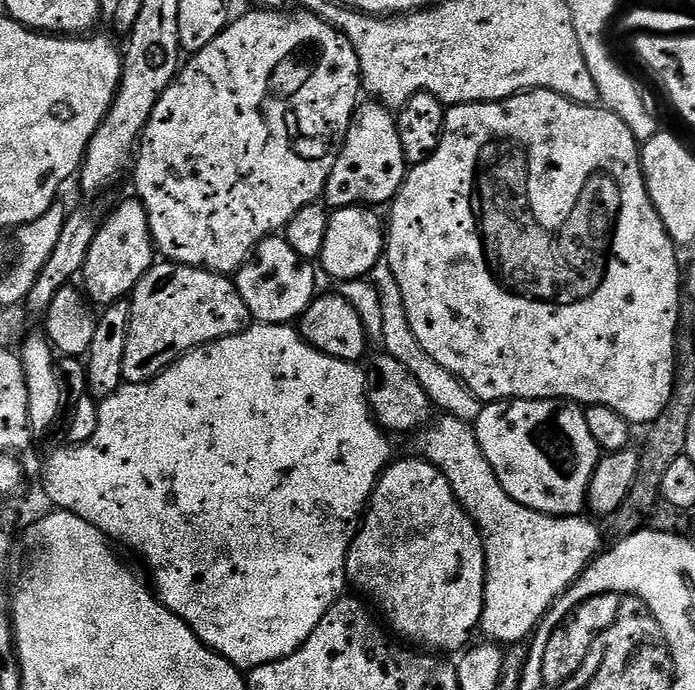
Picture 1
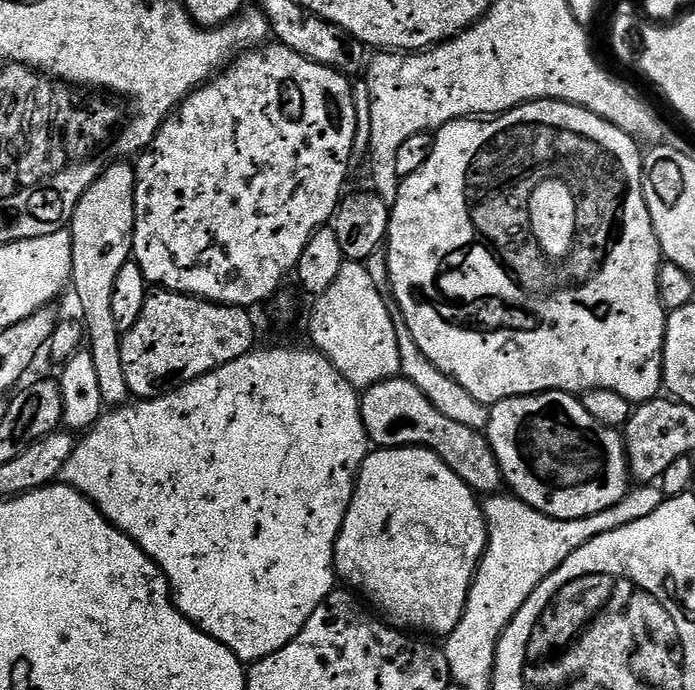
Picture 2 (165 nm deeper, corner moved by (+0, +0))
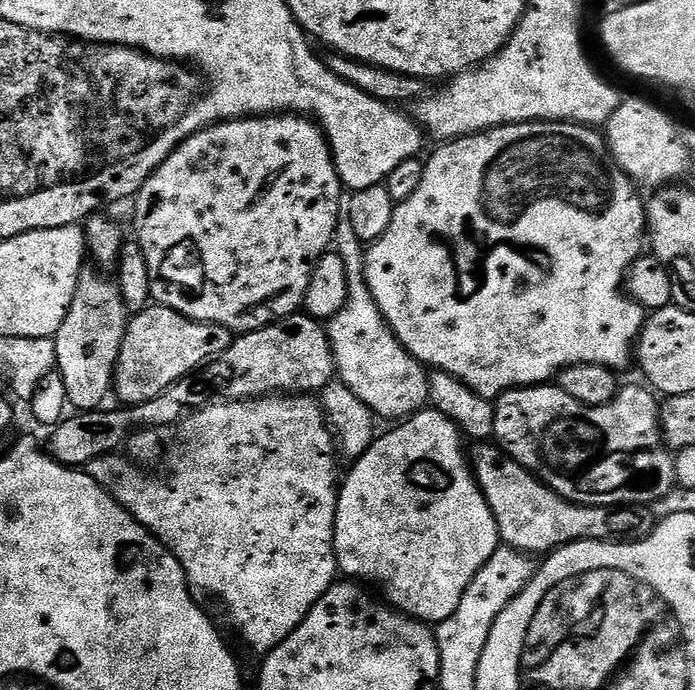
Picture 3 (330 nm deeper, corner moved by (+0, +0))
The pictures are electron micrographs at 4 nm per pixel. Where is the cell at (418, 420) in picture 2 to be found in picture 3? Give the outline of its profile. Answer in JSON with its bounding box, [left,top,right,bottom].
[470,442,658,554]

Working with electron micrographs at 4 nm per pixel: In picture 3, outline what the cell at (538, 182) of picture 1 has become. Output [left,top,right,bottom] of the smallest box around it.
[364,120,646,398]

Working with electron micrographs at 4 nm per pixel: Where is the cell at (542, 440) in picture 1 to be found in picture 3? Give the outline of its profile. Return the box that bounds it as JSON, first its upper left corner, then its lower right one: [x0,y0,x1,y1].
[495,386,677,508]

